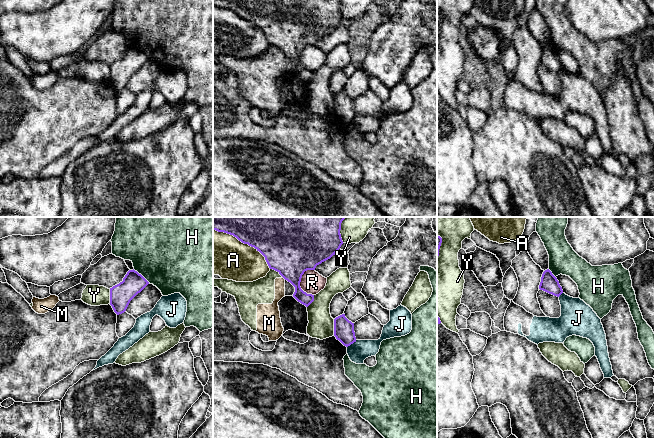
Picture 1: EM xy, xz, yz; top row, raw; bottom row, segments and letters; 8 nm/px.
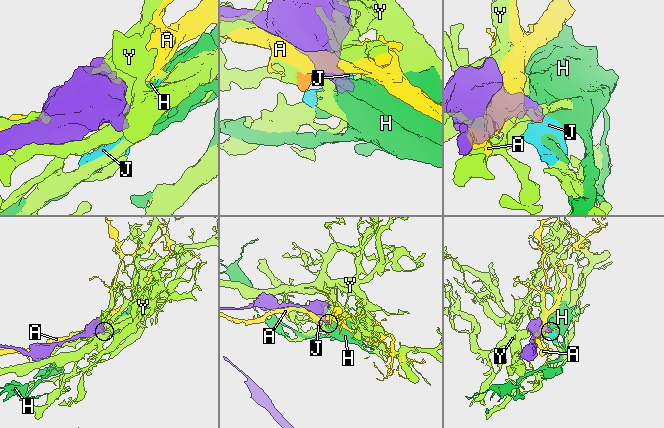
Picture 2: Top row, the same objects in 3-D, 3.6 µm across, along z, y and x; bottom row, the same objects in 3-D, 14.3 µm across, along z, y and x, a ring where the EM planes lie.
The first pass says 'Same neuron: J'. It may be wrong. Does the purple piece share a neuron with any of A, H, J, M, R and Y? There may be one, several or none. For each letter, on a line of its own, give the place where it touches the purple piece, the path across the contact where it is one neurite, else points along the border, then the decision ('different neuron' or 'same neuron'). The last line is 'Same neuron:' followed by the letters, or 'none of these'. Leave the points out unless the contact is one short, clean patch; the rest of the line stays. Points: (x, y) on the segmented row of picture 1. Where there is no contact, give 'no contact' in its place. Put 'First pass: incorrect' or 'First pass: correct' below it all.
A: meets purple in xz at (244, 243); different neuron
H: meets purple in xy at (140, 274); border along xy (133, 269), (149, 282); different neuron
J: meets purple in xz at (351, 343); border along xz (356, 340), (347, 347); different neuron
M: meets purple in xz at (284, 278); border along xz (283, 277), (285, 279); different neuron
R: meets purple in xz at (299, 285); different neuron
Y: meets purple in xz at (334, 327); different neuron
Same neuron: none of these
First pass: incorrect

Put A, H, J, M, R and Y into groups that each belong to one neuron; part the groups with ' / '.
A / H / J / M Y / R

